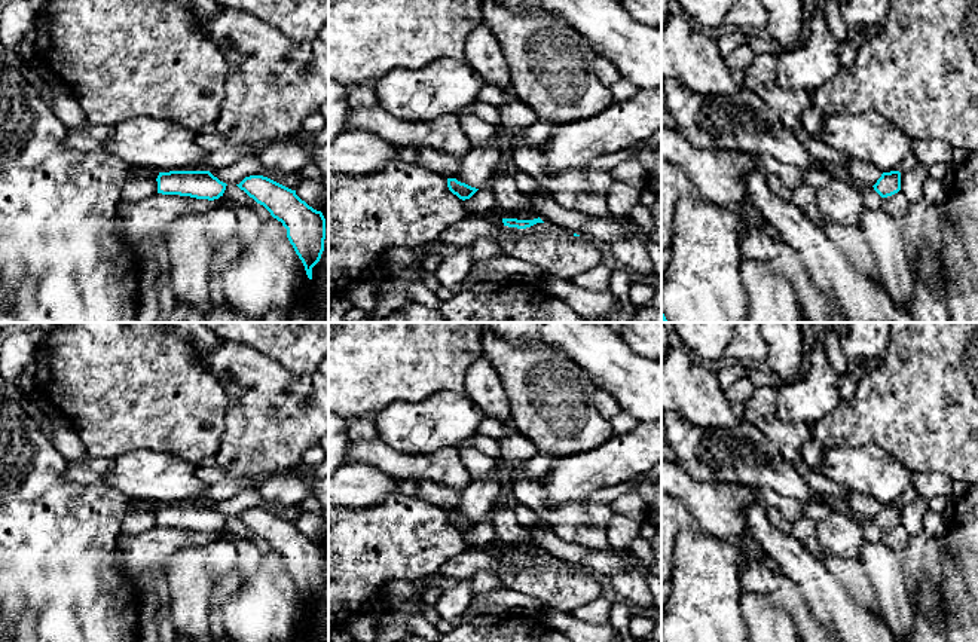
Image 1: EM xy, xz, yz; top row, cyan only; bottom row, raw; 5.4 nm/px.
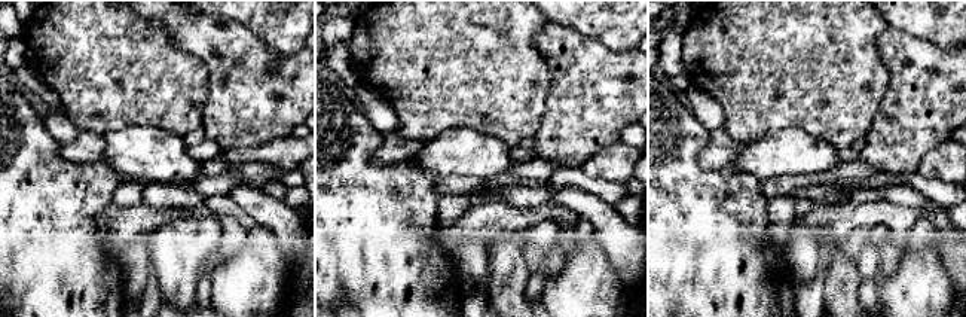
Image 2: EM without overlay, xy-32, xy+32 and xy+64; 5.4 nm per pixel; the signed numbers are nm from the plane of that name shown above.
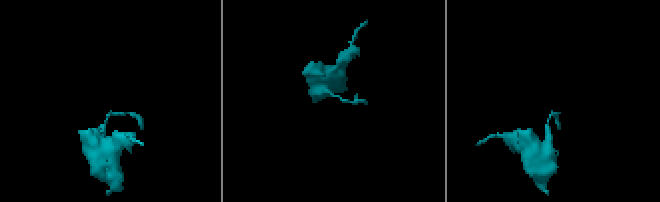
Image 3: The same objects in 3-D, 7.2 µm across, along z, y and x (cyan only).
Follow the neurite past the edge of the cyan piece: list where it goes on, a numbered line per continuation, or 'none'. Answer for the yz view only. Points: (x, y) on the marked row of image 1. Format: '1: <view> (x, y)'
none

